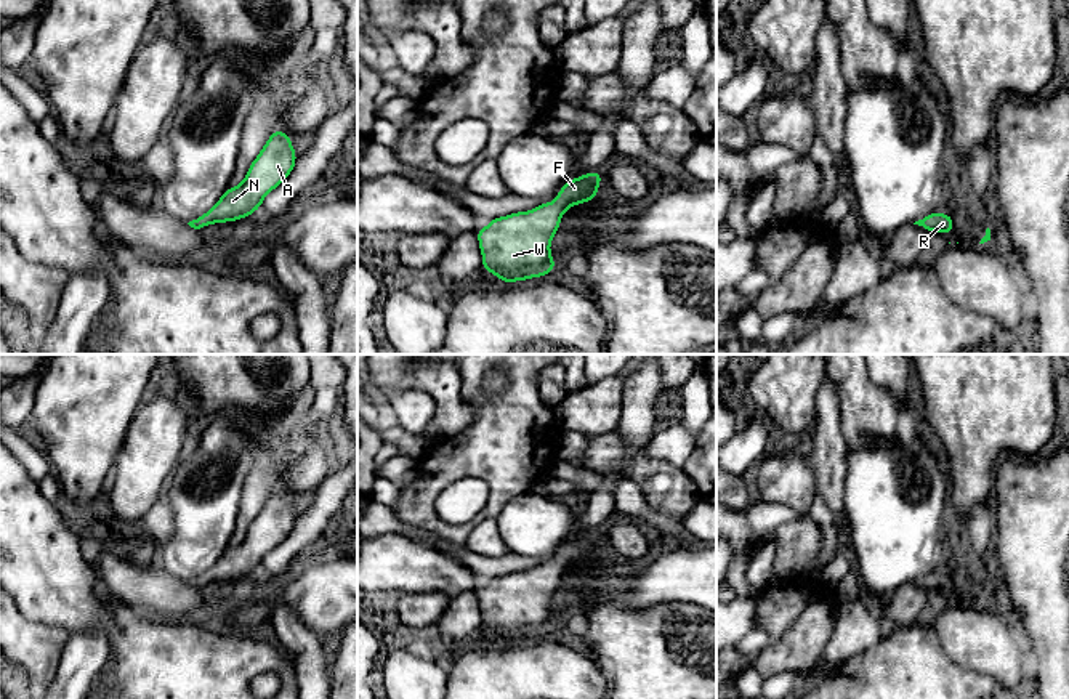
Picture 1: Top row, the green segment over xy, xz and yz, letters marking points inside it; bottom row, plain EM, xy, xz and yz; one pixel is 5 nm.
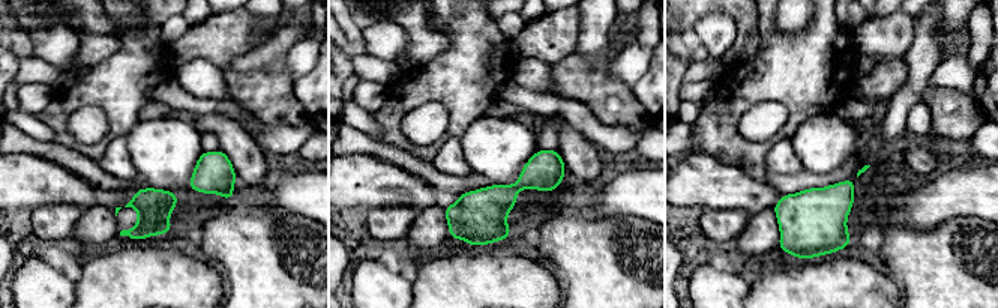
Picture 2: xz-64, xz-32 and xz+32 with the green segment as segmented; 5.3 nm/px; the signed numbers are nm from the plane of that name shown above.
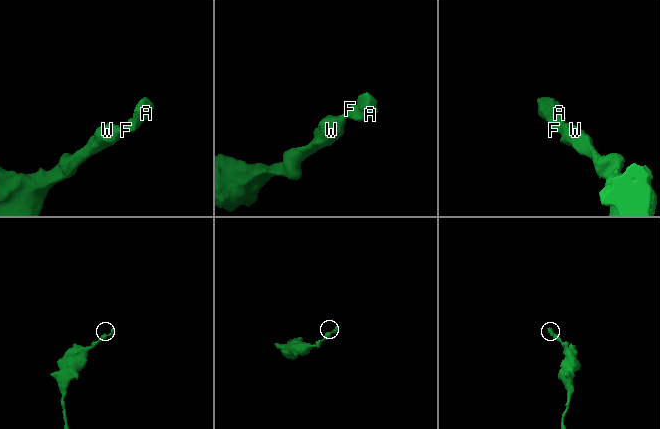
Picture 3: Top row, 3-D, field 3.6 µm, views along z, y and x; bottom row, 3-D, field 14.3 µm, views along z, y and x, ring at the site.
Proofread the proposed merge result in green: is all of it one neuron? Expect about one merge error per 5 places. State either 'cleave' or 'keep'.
keep

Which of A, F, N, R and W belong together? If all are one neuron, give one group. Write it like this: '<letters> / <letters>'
A F N R W

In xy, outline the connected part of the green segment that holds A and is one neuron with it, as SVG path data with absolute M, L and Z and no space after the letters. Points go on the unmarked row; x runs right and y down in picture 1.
M274 489L248 526L244 540L237 547L228 547L207 572L188 584L200 588L213 582L237 580L252 574L261 568L263 558L293 531L295 521L296 511L292 507L292 497Z

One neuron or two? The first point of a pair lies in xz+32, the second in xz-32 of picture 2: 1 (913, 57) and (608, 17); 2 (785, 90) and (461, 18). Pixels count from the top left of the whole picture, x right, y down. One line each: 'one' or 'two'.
1: one
2: one

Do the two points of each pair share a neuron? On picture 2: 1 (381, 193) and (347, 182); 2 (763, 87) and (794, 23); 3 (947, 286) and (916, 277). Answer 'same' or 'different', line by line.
1: same
2: different
3: same

